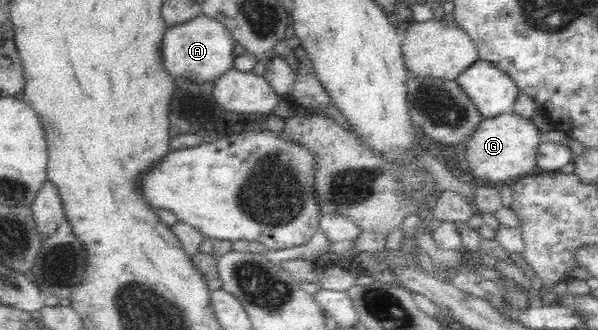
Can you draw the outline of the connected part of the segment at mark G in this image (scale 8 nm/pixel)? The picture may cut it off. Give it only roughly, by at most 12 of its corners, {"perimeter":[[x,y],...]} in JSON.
{"perimeter":[[532,117],[483,118],[466,143],[471,176],[501,185],[536,172]]}

